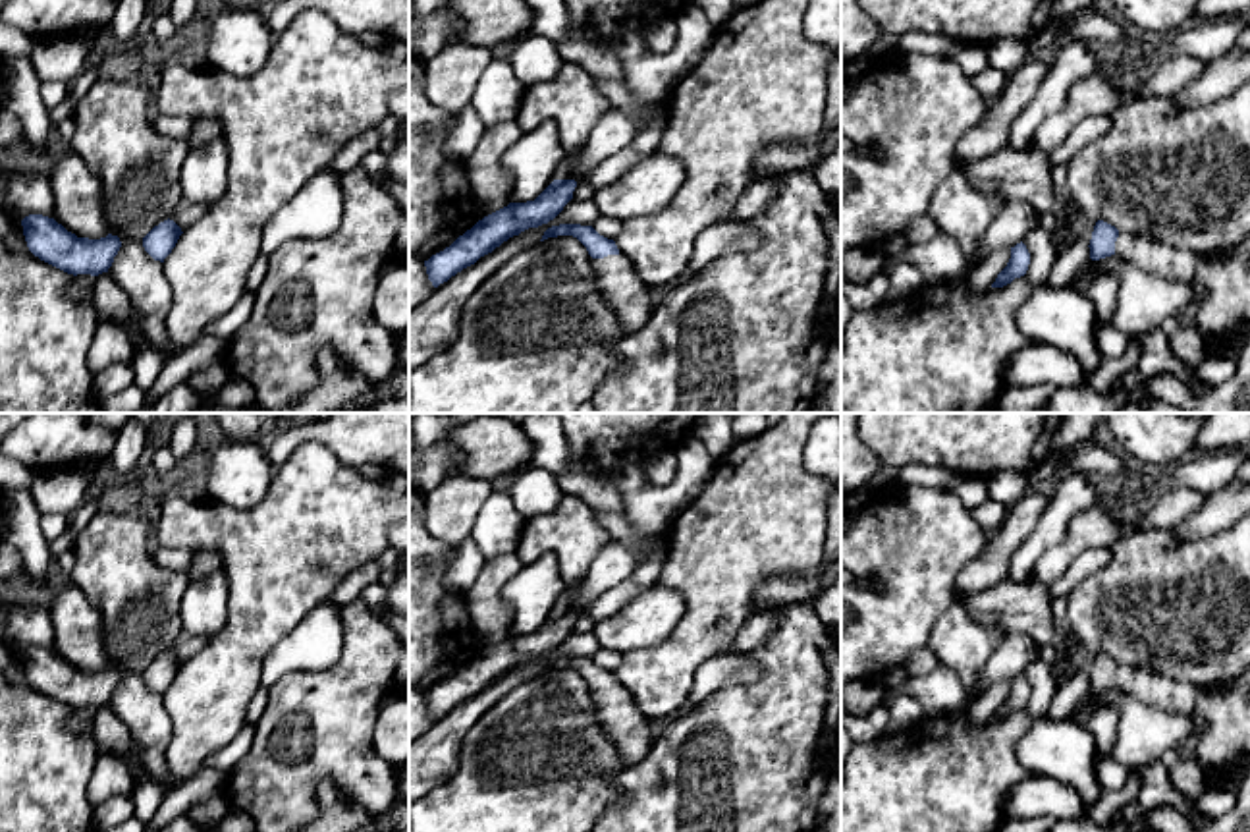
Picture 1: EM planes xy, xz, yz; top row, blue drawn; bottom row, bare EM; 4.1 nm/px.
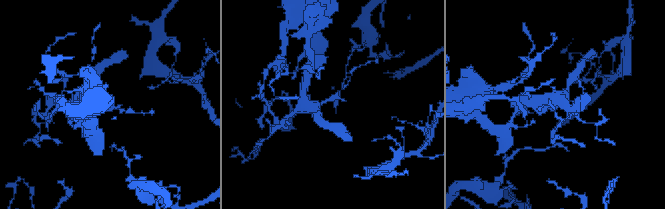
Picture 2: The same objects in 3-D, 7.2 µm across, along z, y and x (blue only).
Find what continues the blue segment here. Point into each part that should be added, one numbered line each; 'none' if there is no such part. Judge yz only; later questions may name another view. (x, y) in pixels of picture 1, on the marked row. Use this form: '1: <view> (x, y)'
1: yz (1142, 251)

